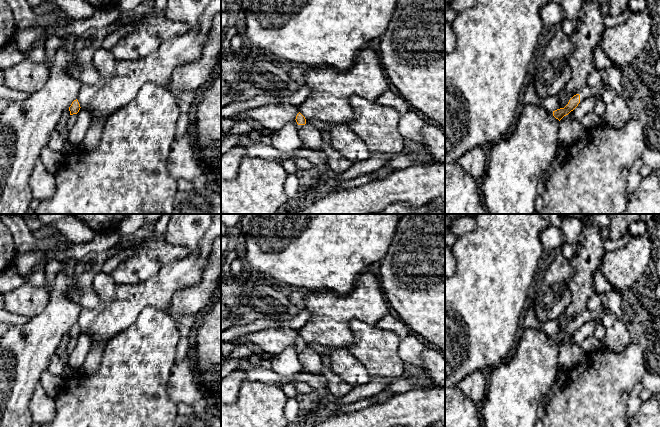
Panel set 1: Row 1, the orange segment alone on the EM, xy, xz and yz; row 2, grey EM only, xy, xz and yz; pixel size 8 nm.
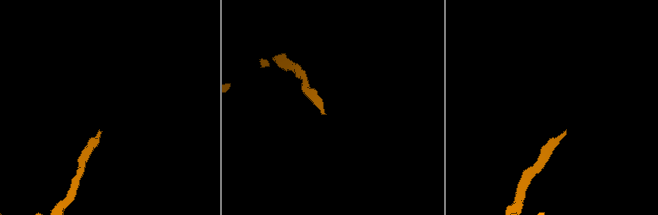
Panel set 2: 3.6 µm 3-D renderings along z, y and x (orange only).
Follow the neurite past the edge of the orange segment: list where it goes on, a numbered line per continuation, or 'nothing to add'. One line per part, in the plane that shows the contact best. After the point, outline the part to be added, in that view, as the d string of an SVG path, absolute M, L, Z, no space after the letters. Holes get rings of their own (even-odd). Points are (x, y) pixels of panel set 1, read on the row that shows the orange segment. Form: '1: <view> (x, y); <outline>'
1: yz (586, 92); M604 80L598 84L595 87L589 87L588 85L585 86L584 88L582 88L578 93L580 95L580 102L583 101L586 98L589 97L593 97L593 96L601 96L601 94L603 93L604 89L605 89L605 82ZM575 94L575 95L576 95Z

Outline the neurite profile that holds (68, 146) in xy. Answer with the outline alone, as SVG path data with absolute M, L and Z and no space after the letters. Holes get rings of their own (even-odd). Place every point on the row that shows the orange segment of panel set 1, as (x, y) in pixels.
M66 127L61 131L61 136L64 140L64 147L63 147L63 150L61 153L63 155L66 155L66 154L70 153L71 151L73 151L76 148L76 145L74 145L73 143L71 143L68 140L68 131L67 131Z

